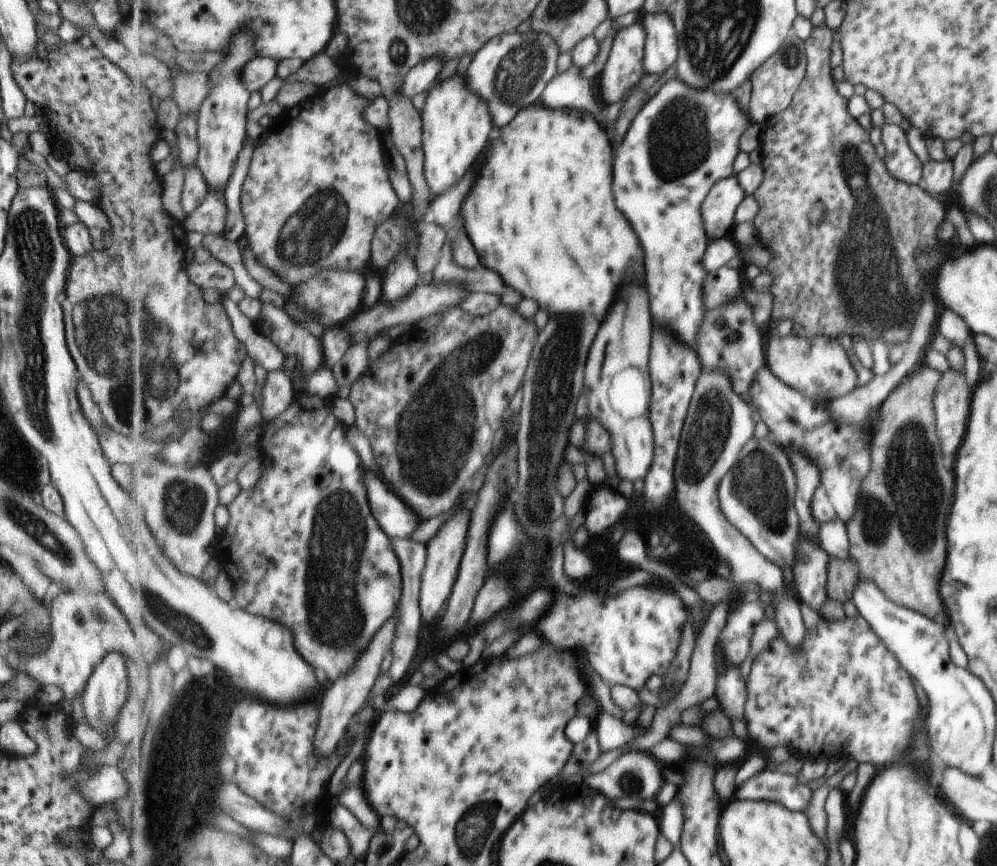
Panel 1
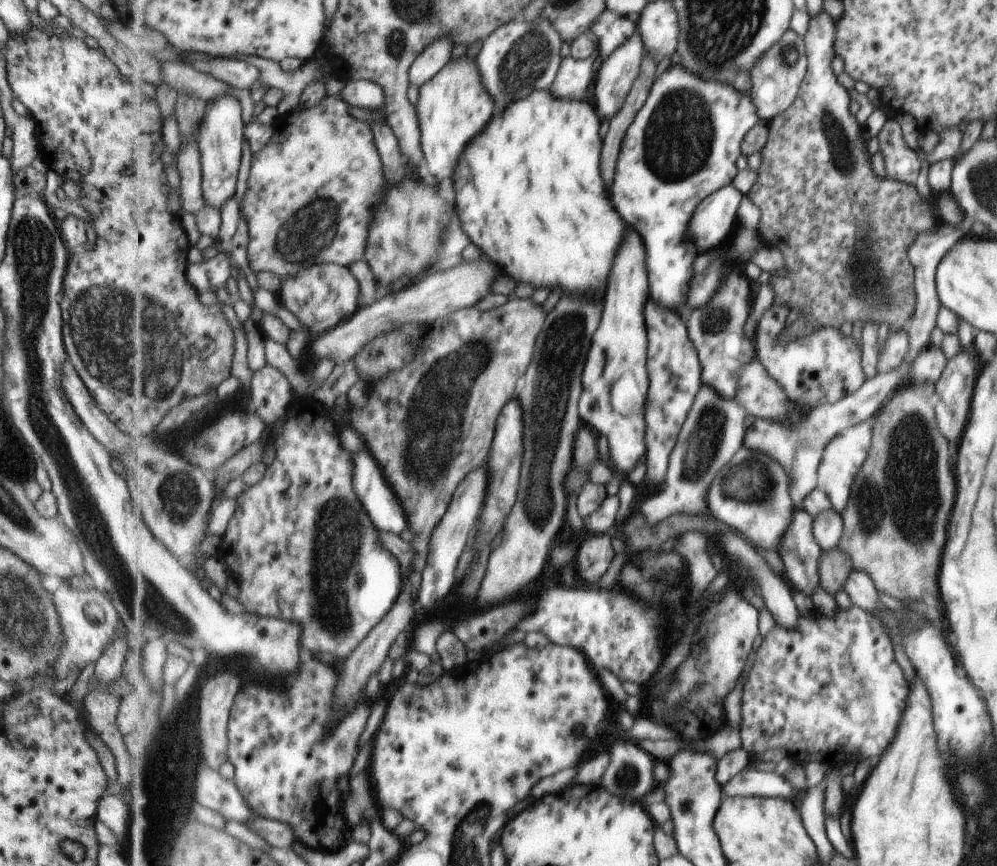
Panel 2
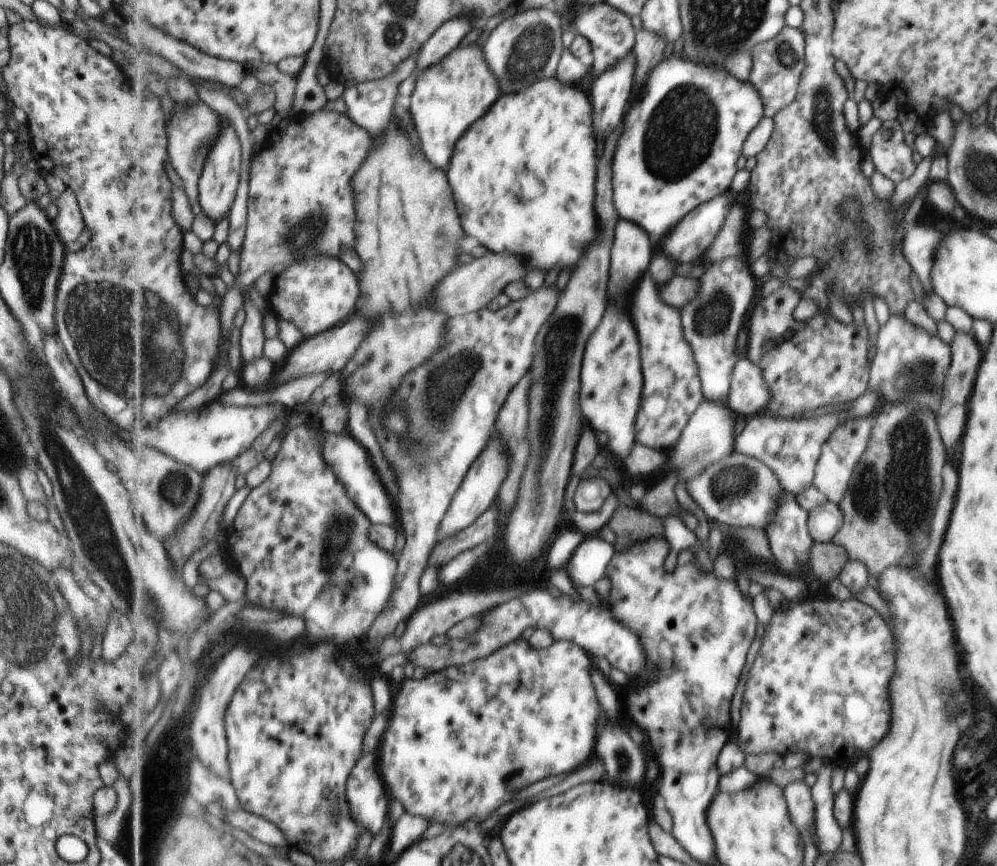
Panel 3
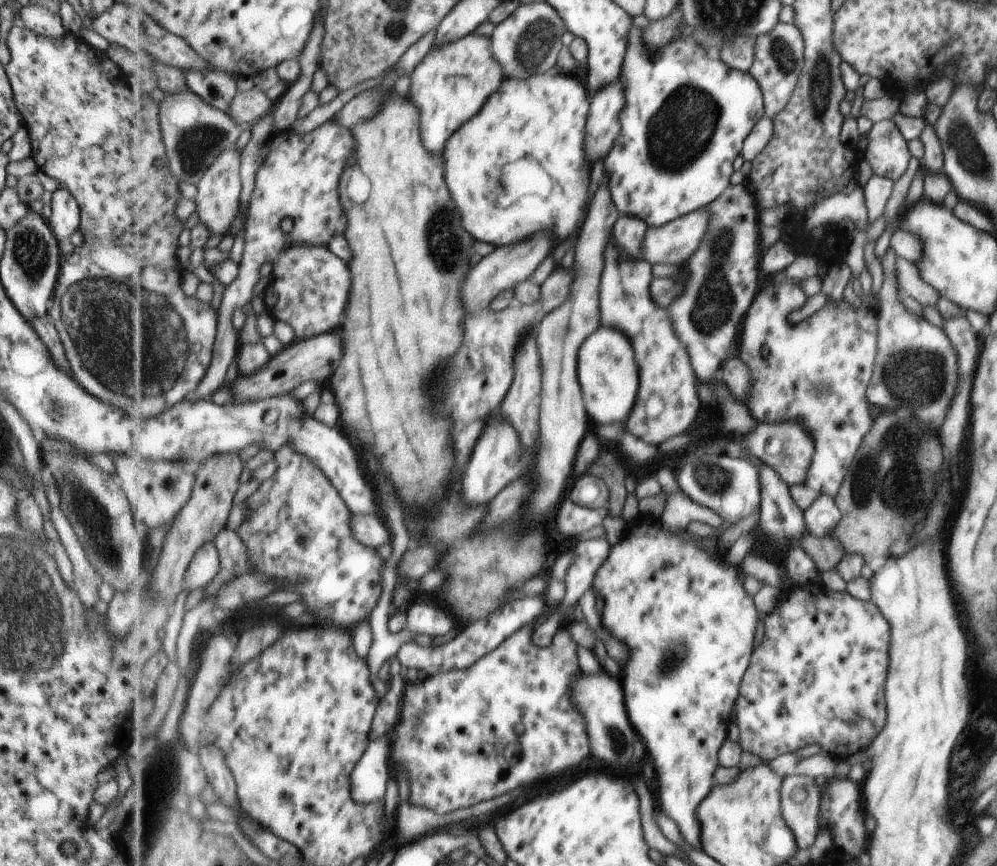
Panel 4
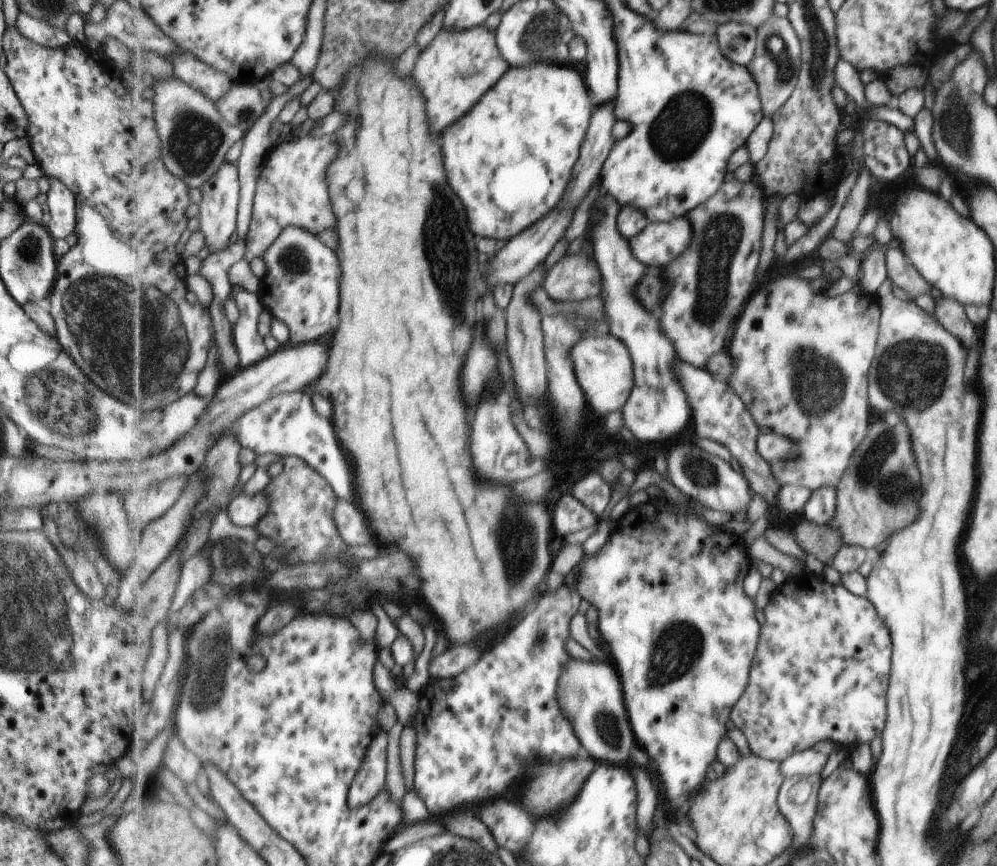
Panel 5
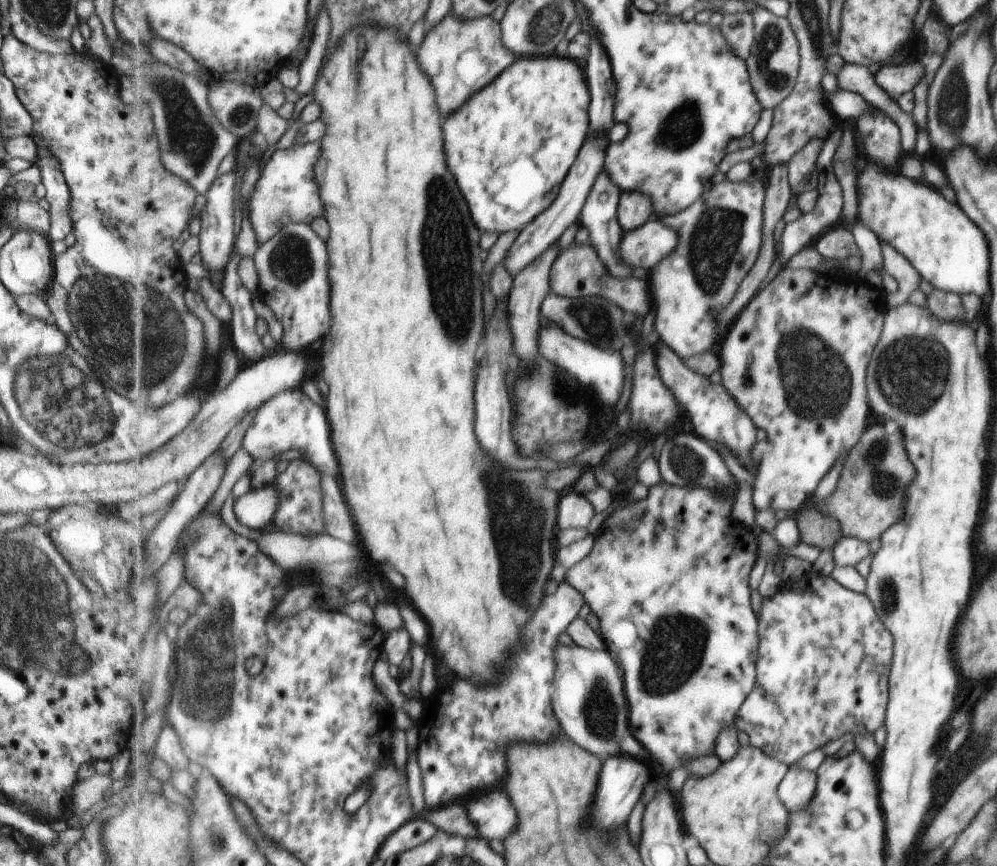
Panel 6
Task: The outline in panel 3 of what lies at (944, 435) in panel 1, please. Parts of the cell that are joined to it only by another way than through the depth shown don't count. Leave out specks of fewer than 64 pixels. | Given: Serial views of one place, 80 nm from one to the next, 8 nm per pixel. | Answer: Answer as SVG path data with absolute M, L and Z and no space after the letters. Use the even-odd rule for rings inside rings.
M955 331L950 350L952 362L947 377L944 378L943 400L940 400L939 414L945 414L951 406L963 404L969 398L977 364L981 360L979 348L975 346L975 338L968 332Z

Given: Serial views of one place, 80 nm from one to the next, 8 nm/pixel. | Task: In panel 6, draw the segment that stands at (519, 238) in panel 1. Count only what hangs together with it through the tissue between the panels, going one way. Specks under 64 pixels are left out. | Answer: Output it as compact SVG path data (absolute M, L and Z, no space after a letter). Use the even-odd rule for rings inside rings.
M553 54L553 56L539 58L521 58L505 69L503 74L500 74L501 78L497 78L497 82L489 84L489 88L481 90L481 94L475 94L465 106L461 106L457 110L457 114L451 114L445 122L445 150L447 150L447 162L449 162L449 170L453 170L459 186L461 186L461 192L465 194L471 210L473 210L473 220L477 222L477 226L481 226L481 230L493 230L493 232L509 232L509 230L519 230L523 228L525 224L533 222L543 210L547 210L557 194L559 194L559 186L563 184L565 176L569 174L571 166L575 164L583 144L585 144L588 138L588 130L590 125L589 111L591 110L591 97L589 94L589 86L585 82L585 76L581 72L581 68L575 64L570 57L560 57Z

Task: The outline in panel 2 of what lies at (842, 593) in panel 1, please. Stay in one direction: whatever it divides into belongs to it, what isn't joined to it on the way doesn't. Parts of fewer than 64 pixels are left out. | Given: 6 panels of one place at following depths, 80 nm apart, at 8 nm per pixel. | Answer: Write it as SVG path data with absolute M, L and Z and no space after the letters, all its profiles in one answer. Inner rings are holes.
M839 548L821 550L817 559L818 584L833 595L842 589L842 584L852 569L850 558Z

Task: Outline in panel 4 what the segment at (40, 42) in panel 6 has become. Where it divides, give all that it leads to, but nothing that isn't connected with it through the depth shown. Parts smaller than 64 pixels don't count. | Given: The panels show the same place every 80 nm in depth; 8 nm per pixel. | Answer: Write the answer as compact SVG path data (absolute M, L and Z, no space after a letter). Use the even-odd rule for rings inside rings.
M20 5L18 16L21 26L43 38L60 39L65 32L59 16L35 5Z

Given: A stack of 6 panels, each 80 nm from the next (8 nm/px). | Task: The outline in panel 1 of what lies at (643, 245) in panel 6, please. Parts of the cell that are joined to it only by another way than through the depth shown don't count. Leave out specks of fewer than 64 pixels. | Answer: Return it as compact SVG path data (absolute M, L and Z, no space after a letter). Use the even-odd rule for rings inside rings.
M735 175L713 185L703 204L705 230L709 230L711 240L729 236L733 229L731 226L736 224L737 209L745 197Z

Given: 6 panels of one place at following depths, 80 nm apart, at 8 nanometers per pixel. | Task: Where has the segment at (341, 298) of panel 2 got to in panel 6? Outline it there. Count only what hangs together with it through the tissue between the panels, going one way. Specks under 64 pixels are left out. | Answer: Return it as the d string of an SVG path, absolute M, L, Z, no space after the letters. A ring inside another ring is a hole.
M292 223L280 228L275 236L259 245L259 250L255 253L255 262L261 278L258 296L284 326L281 344L285 350L297 352L321 340L333 324L329 310L329 252L321 236L315 234L309 223Z

